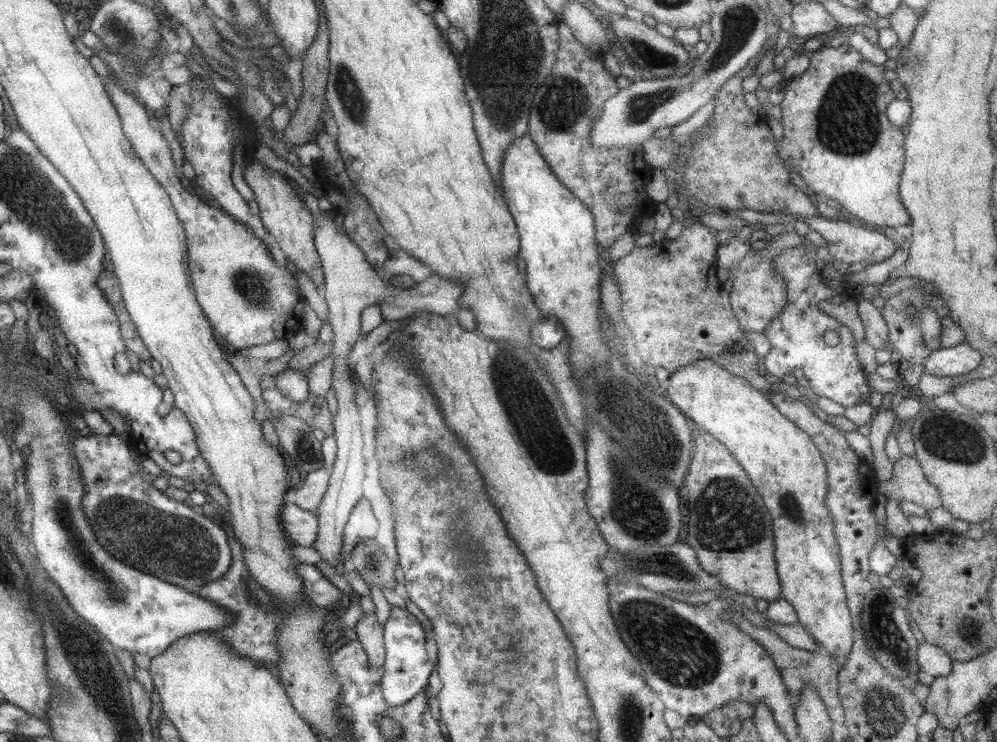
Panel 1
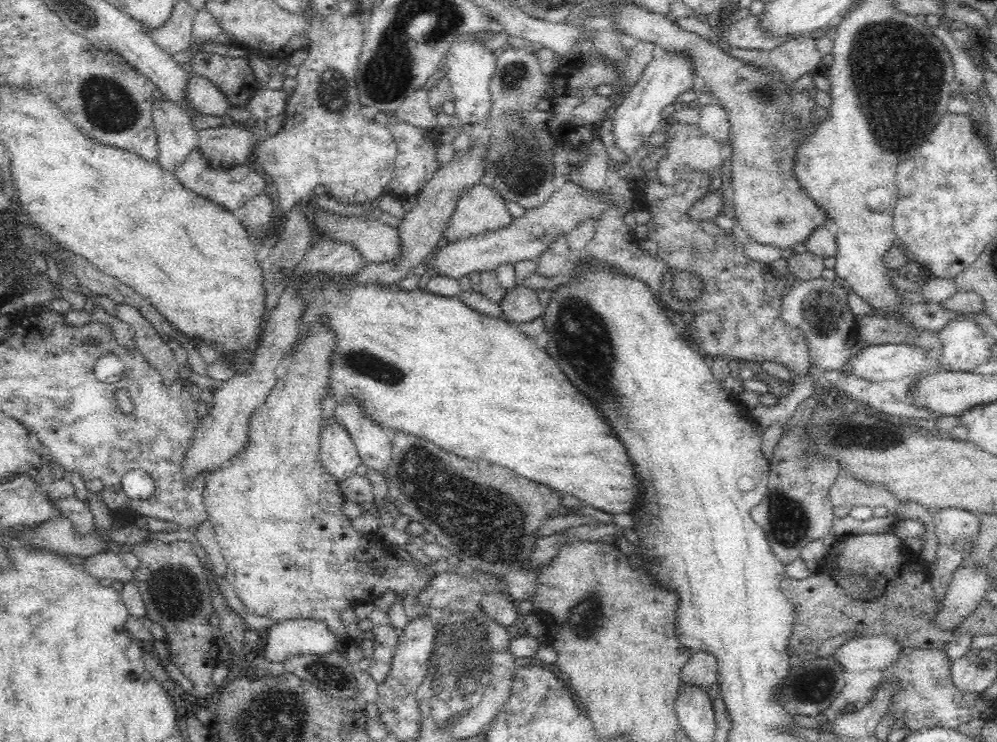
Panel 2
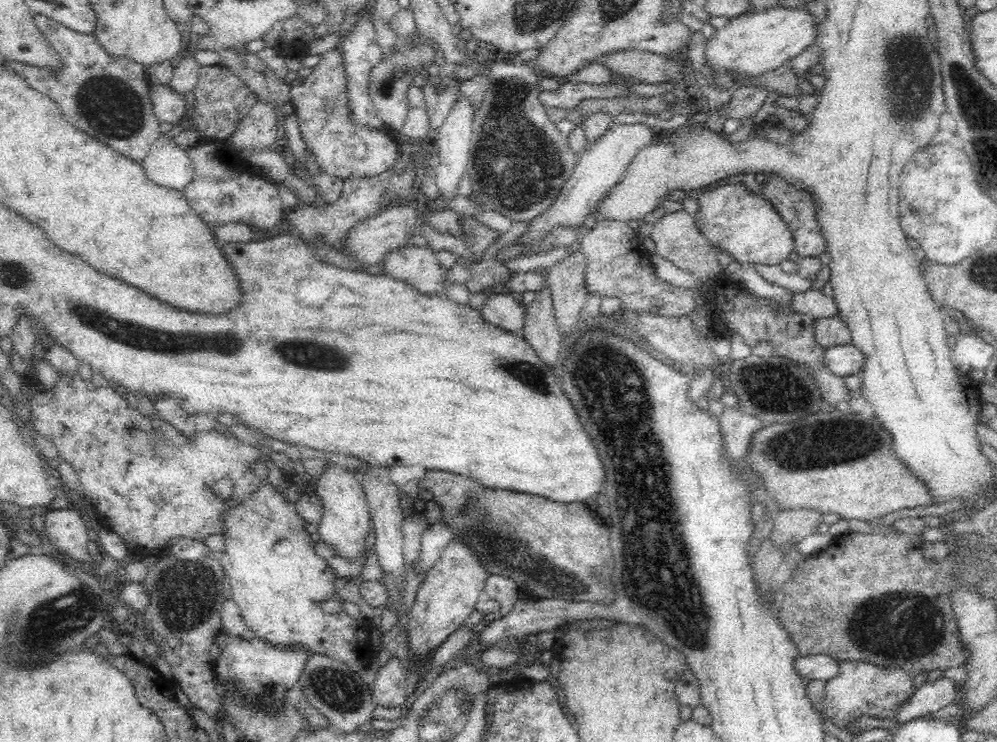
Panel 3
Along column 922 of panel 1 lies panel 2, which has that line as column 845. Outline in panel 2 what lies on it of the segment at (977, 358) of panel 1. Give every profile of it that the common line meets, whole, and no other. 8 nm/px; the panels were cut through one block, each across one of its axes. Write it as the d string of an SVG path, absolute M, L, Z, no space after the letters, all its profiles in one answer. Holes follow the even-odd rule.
M877 344L866 345L860 351L852 356L848 356L846 364L844 364L845 372L854 376L874 382L874 384L882 384L896 400L900 402L910 402L907 398L907 386L911 379L918 372L931 372L941 369L940 356L937 351L927 350L922 347L906 344Z

